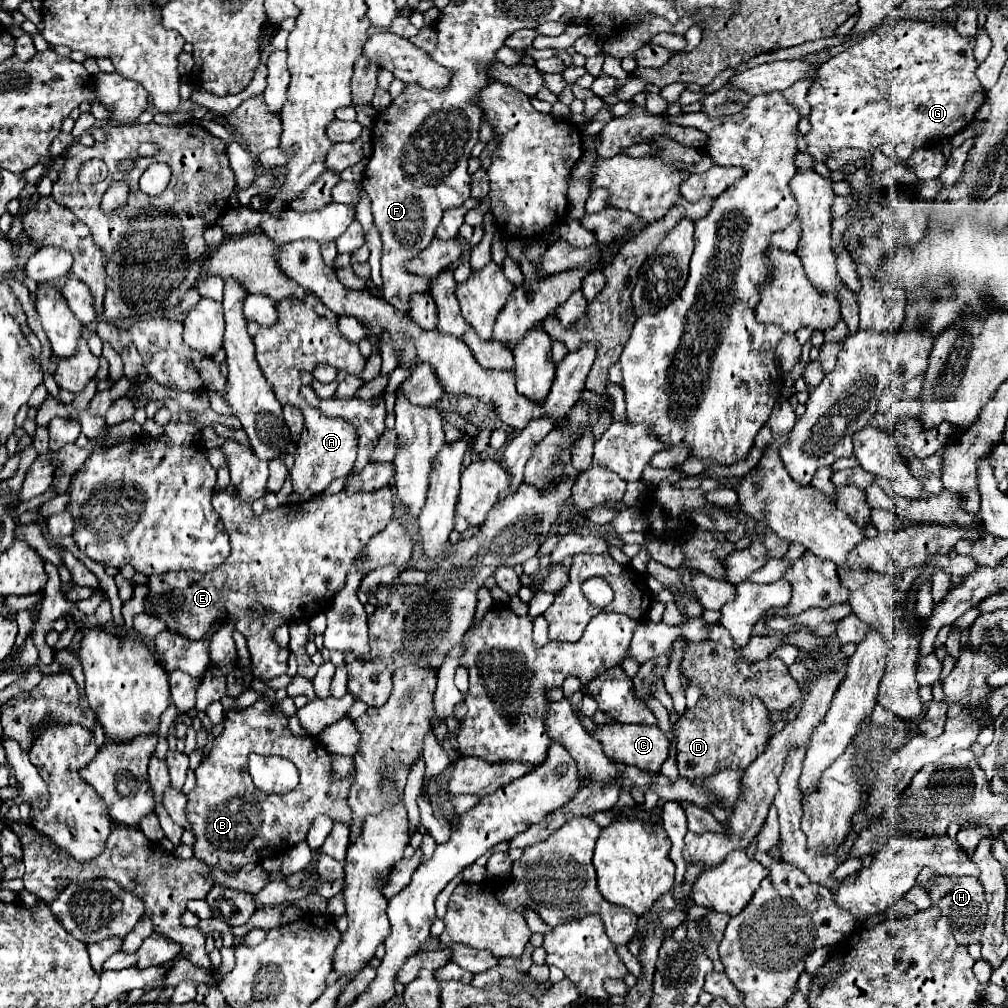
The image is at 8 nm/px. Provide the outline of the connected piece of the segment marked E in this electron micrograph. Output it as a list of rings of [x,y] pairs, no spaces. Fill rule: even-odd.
[[[229,485],[223,491],[213,495],[213,509],[219,513],[221,521],[229,525],[231,539],[231,555],[229,559],[209,573],[197,571],[173,571],[163,575],[149,577],[149,597],[157,597],[155,617],[165,621],[169,631],[177,631],[189,639],[201,639],[205,631],[209,631],[215,623],[225,623],[235,617],[237,631],[249,631],[249,649],[253,675],[259,679],[271,679],[287,673],[287,657],[289,649],[281,649],[273,633],[281,625],[289,625],[297,619],[311,619],[313,615],[325,611],[333,597],[343,589],[347,569],[353,565],[353,559],[365,547],[371,535],[379,533],[387,527],[389,519],[393,519],[393,493],[389,487],[373,491],[373,493],[345,493],[339,491],[335,495],[323,493],[303,503],[281,505],[275,511],[265,509],[259,517],[253,513],[249,503],[241,503],[237,489]],[[261,603],[265,613],[255,613],[251,607]]]

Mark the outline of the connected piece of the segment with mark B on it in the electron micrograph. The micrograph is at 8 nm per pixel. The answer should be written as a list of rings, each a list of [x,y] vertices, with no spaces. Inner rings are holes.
[[[257,701],[255,705],[241,709],[241,711],[227,711],[223,733],[215,739],[209,757],[195,769],[195,775],[197,775],[197,785],[187,797],[189,799],[187,801],[187,819],[197,837],[193,851],[195,851],[197,859],[201,859],[209,865],[217,865],[223,871],[233,871],[247,863],[261,863],[267,857],[279,857],[279,855],[287,853],[297,843],[305,841],[305,835],[317,815],[325,813],[333,821],[351,825],[353,813],[351,813],[347,797],[349,797],[349,787],[353,785],[355,769],[349,775],[345,775],[345,779],[337,779],[331,769],[331,753],[325,749],[325,745],[319,739],[295,737],[287,727],[287,717],[277,715],[273,711],[273,707],[267,705],[265,701]],[[249,753],[279,755],[279,757],[293,761],[301,773],[299,785],[285,795],[267,795],[267,793],[259,791],[253,785],[249,771],[247,771]]]

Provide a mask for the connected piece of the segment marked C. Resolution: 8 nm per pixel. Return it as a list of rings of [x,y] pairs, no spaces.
[[[611,723],[603,725],[597,731],[593,731],[597,741],[601,741],[605,753],[615,759],[617,763],[633,765],[645,771],[661,771],[661,765],[665,763],[669,755],[669,739],[657,725],[621,725],[621,723]]]

